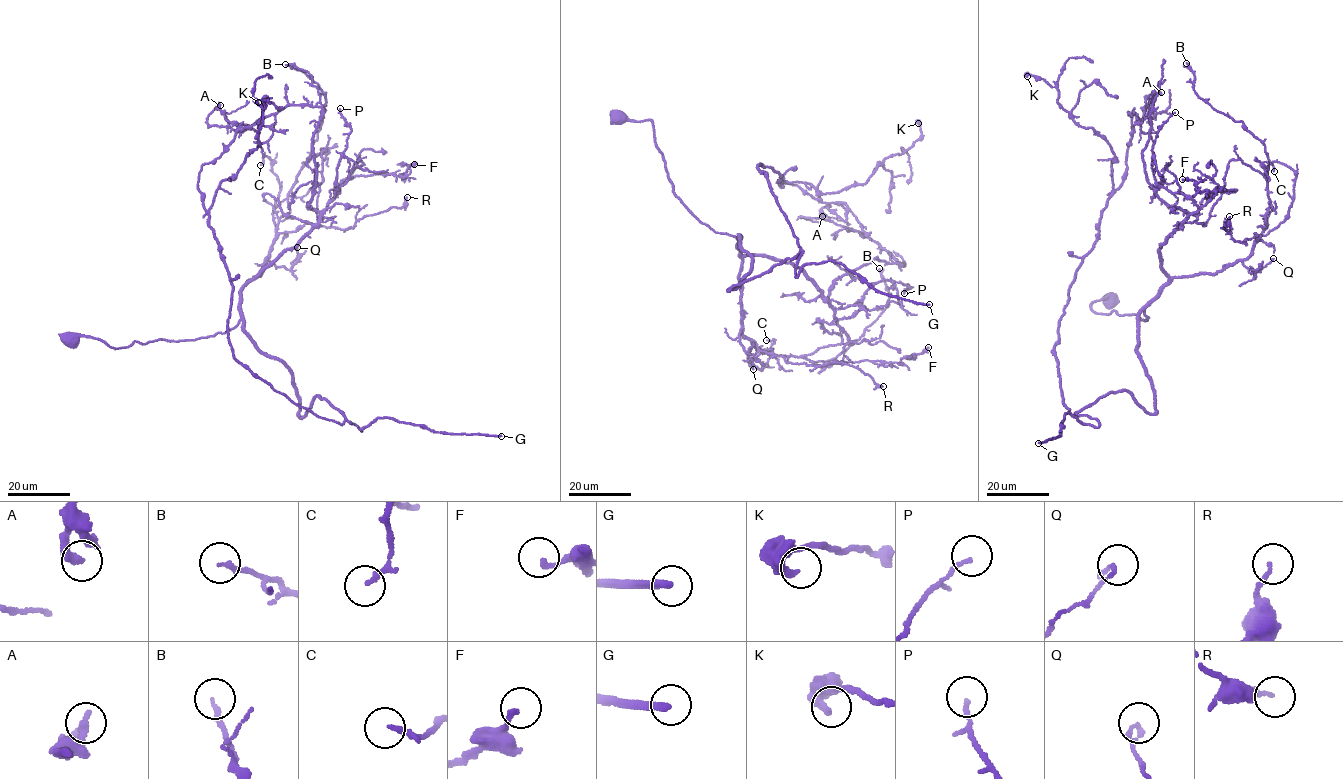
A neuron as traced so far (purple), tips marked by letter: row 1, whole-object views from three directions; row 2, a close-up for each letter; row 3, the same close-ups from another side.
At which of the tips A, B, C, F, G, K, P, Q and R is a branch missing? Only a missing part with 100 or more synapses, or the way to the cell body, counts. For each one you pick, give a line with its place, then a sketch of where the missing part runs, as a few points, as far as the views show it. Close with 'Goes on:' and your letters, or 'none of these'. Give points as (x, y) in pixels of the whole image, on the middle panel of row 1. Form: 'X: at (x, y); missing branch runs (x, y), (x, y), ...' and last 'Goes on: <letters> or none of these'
G: at (929, 304)
Goes on: G

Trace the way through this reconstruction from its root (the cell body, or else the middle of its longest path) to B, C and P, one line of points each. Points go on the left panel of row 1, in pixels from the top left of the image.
B: (70, 340), (117, 349), (237, 325), (242, 286), (265, 268), (324, 112), (325, 93), (285, 64)
C: (70, 340), (117, 349), (237, 325), (242, 286), (262, 275), (277, 232), (280, 184), (270, 158), (260, 165)
P: (70, 340), (117, 349), (237, 325), (241, 290), (337, 195), (351, 130), (340, 108)

